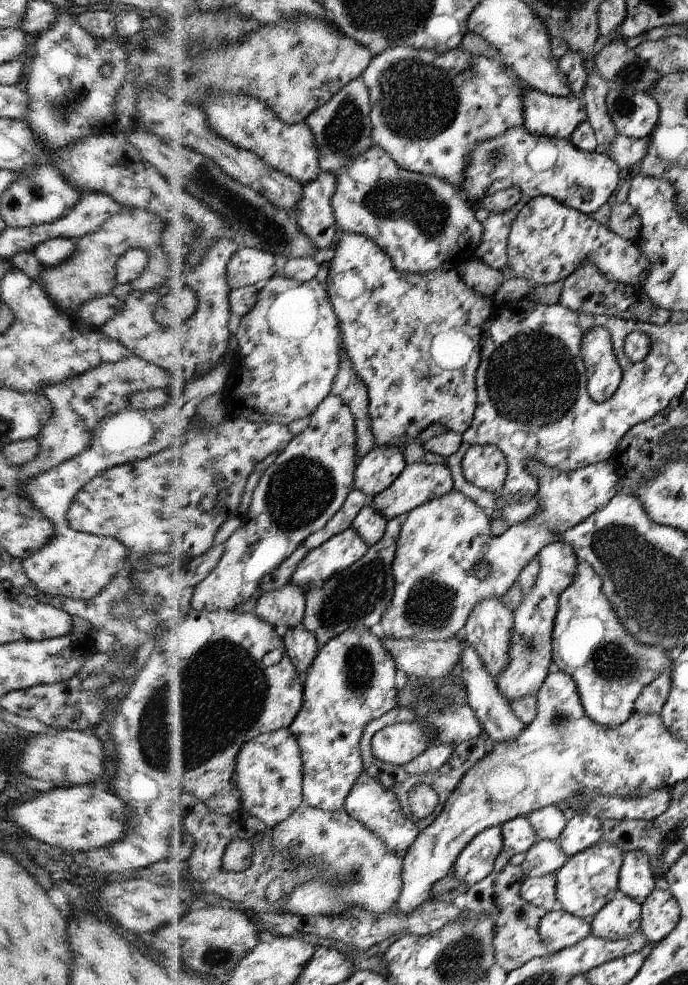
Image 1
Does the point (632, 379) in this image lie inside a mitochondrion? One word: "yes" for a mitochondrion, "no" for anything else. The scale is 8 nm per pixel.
no

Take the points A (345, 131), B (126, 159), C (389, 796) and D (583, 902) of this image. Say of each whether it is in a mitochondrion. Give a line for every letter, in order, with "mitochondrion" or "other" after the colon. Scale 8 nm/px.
A: mitochondrion
B: other
C: other
D: other

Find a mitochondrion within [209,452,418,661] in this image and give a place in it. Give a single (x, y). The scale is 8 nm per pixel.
(299, 491)

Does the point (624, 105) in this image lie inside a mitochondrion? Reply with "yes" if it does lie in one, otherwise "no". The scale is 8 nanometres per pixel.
yes

